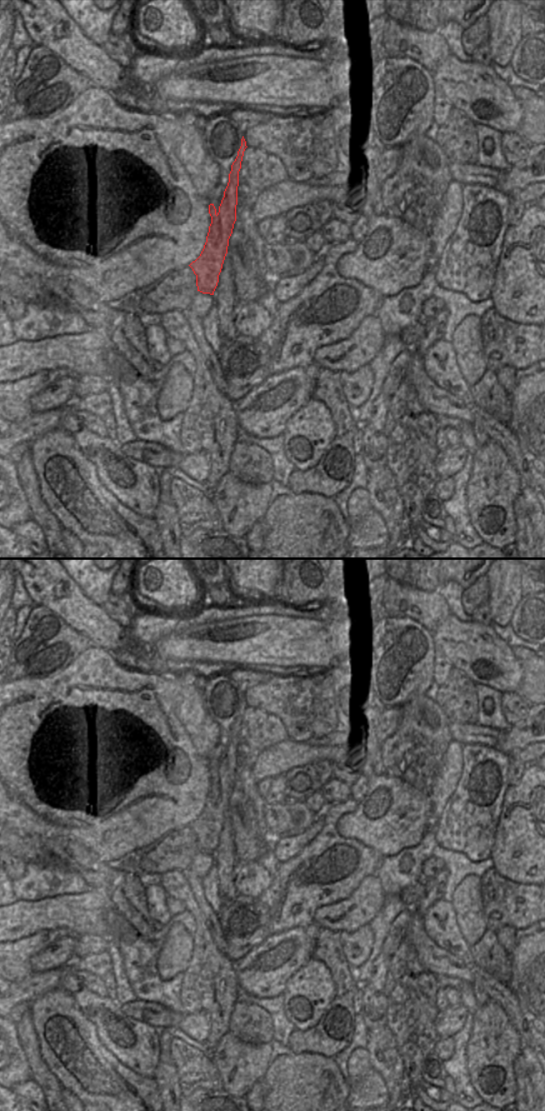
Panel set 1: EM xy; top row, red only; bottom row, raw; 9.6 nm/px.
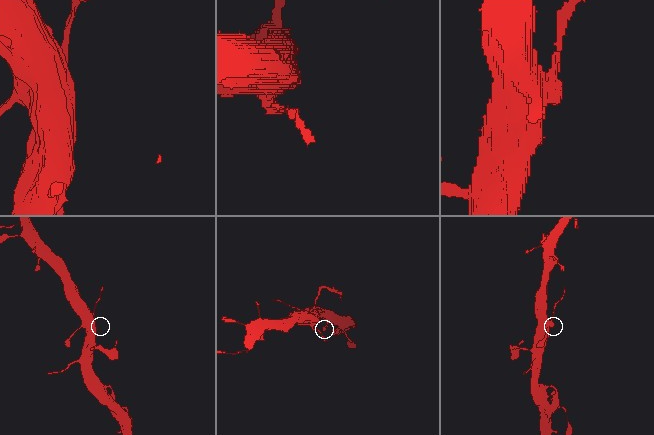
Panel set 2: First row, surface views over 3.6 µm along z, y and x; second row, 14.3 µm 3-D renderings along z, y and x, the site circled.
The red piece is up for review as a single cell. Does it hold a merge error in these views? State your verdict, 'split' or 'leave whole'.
split

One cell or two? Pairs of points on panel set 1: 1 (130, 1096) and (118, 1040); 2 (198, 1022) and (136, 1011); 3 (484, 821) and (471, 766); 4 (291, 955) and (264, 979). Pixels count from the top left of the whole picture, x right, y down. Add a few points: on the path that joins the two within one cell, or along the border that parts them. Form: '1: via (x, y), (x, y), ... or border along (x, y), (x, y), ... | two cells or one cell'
1: border along (101, 1044), (128, 1067), (149, 1077) | two cells
2: via (183, 1021), (164, 1019), (151, 1014) | one cell
3: via (474, 807), (468, 800), (469, 780) | one cell
4: via (285, 957), (270, 972) | one cell

